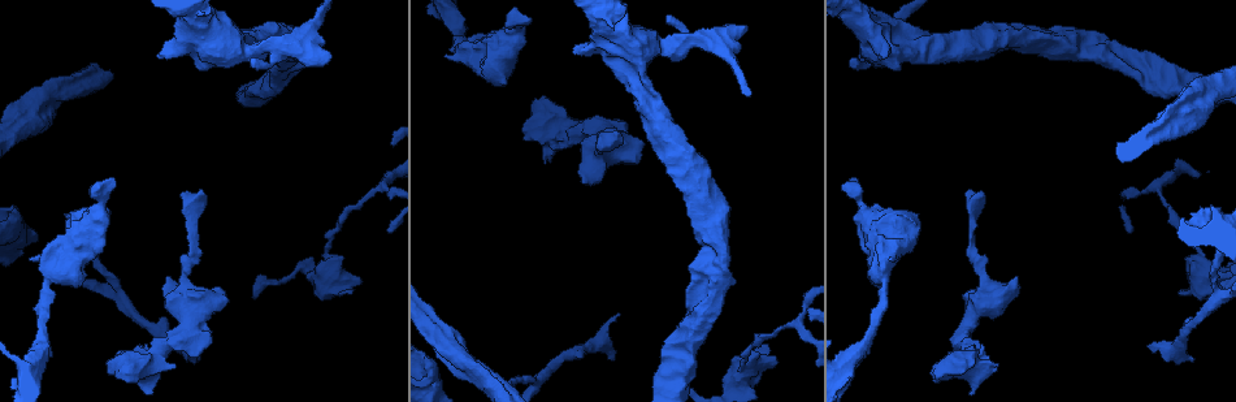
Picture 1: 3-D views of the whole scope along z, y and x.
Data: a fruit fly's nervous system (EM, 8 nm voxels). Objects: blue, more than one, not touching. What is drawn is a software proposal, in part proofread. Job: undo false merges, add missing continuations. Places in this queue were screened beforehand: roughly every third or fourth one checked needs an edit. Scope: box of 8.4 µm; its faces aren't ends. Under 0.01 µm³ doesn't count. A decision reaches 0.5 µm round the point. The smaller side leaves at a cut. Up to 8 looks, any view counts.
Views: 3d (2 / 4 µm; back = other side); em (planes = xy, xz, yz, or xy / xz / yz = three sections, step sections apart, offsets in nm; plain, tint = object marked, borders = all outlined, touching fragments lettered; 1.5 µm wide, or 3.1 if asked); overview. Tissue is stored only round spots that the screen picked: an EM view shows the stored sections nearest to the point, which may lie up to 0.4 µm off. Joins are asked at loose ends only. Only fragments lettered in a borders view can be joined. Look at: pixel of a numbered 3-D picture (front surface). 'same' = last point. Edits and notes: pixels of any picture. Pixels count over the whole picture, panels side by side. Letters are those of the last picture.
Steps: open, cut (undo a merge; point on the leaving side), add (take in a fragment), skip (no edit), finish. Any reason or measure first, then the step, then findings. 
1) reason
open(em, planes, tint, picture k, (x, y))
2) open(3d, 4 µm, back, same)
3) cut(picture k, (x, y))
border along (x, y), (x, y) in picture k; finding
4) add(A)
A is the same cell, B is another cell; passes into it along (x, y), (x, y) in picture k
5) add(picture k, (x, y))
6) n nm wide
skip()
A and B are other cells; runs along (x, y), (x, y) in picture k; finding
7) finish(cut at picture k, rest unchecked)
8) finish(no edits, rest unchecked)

branch stops here
open(em, planes, plain, picture 1, (110, 180))

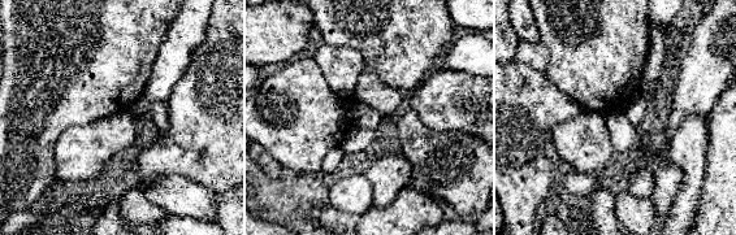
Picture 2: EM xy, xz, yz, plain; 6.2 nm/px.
open(em, planes, borders, same)

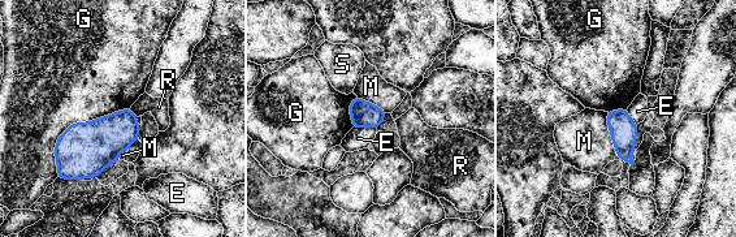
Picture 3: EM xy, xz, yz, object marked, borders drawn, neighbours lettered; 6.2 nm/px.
skip()
E, G, M, R and S are other cells; border along (129, 108), (73, 123), (56, 176) in picture 3; none of them fits

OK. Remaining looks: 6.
thick turns thin
open(em, xy, step 8, tint, picture 1, (43, 285))

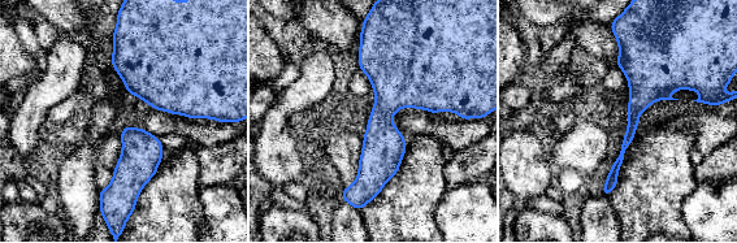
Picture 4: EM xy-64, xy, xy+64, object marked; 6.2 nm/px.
open(em, planes, tint, same)

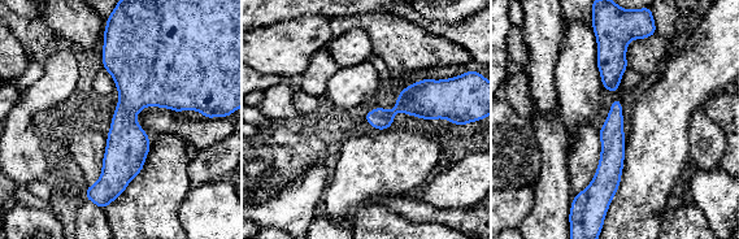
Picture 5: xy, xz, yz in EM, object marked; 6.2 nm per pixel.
open(em, planes, borders, same)

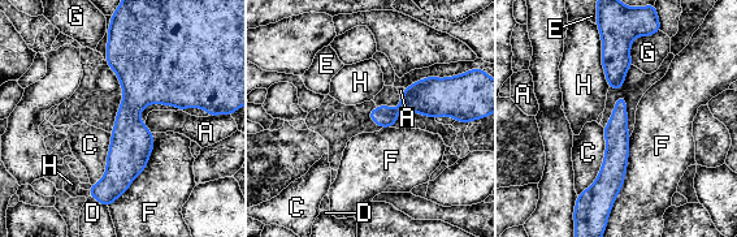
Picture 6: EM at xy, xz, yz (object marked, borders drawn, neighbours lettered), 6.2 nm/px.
F touches over 500 nm
skip()
A, C, D, E, F, G and H are other cells; runs along (115, 37), (131, 59), (117, 193) in picture 6; one neuron here

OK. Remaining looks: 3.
an open end
open(3d, 4 µm, picture 1, (169, 279))

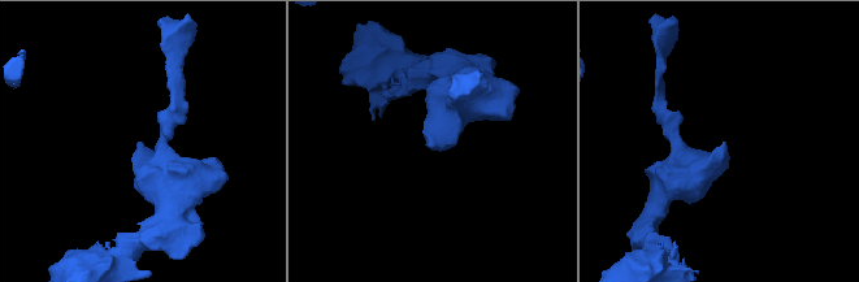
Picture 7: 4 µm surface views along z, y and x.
open(em, xy, step 4, borders, picture 7, (138, 144))

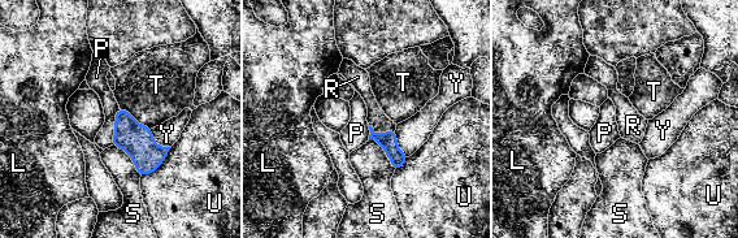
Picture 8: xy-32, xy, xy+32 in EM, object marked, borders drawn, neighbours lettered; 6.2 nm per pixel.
U touches over 280 nm
skip()
L, P, R, S, T, U and Y are other cells; no lettered fragment goes on from it

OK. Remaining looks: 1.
finish(no edits, rest unchecked)

